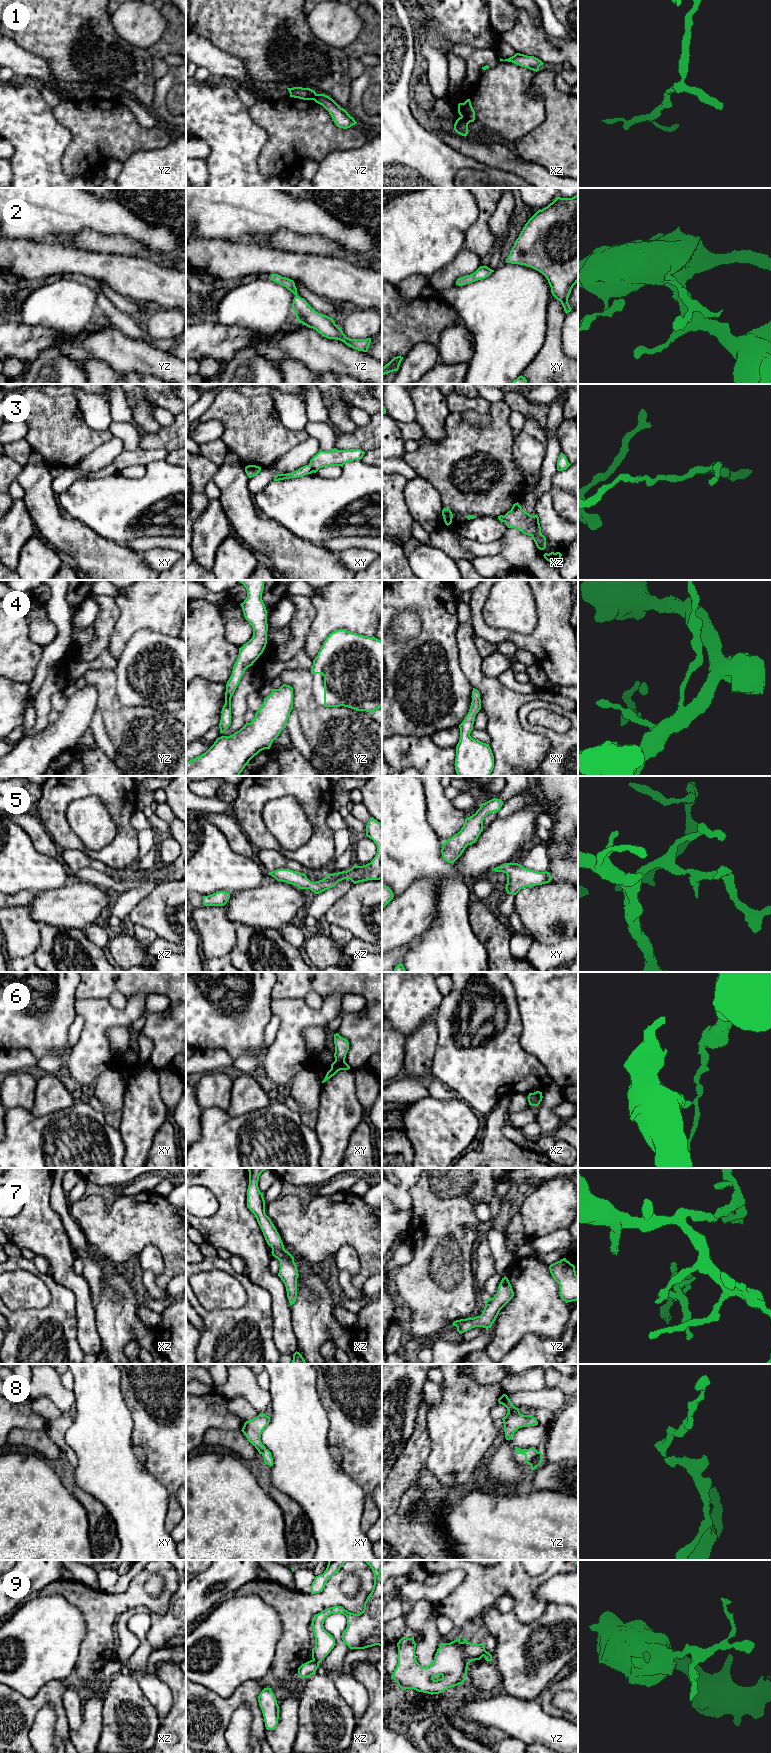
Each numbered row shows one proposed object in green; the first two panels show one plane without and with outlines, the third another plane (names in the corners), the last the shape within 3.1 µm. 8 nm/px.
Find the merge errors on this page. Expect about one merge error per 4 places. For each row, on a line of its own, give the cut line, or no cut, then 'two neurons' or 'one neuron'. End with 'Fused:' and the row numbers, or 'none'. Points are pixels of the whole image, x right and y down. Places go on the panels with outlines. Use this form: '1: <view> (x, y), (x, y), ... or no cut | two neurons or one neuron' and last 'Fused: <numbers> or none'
1: xz (461, 116), (469, 122) | two neurons
2: no cut | one neuron
3: no cut | one neuron
4: no cut | one neuron
5: no cut | one neuron
6: xy (335, 1060), (344, 1062) | two neurons
7: no cut | one neuron
8: no cut | one neuron
9: xz (313, 1659), (318, 1663) | two neurons
Fused: 1, 6, 9

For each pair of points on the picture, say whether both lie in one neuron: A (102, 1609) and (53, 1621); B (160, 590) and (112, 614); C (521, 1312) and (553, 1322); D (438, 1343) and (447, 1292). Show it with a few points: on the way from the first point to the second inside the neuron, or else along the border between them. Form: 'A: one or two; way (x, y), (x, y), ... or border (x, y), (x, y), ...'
A: two; border (65, 1599), (82, 1614), (85, 1623), (83, 1638)
B: two; border (114, 597), (119, 616), (113, 633)
C: one; way (529, 1312), (534, 1313), (545, 1322)
D: two; border (435, 1336), (431, 1338)

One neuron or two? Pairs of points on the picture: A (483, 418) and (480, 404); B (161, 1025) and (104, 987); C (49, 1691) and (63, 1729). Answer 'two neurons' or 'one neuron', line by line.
A: two neurons
B: one neuron
C: one neuron

